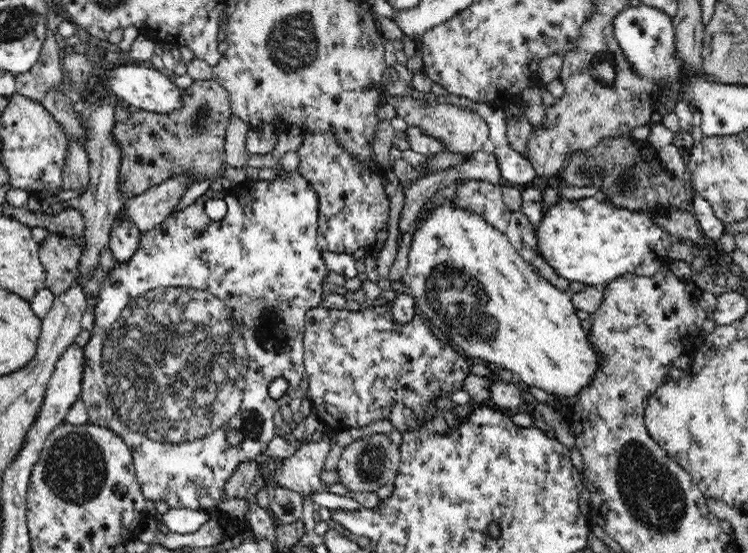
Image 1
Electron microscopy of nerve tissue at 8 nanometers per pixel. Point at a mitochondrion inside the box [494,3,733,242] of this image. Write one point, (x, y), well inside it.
(602, 70)

